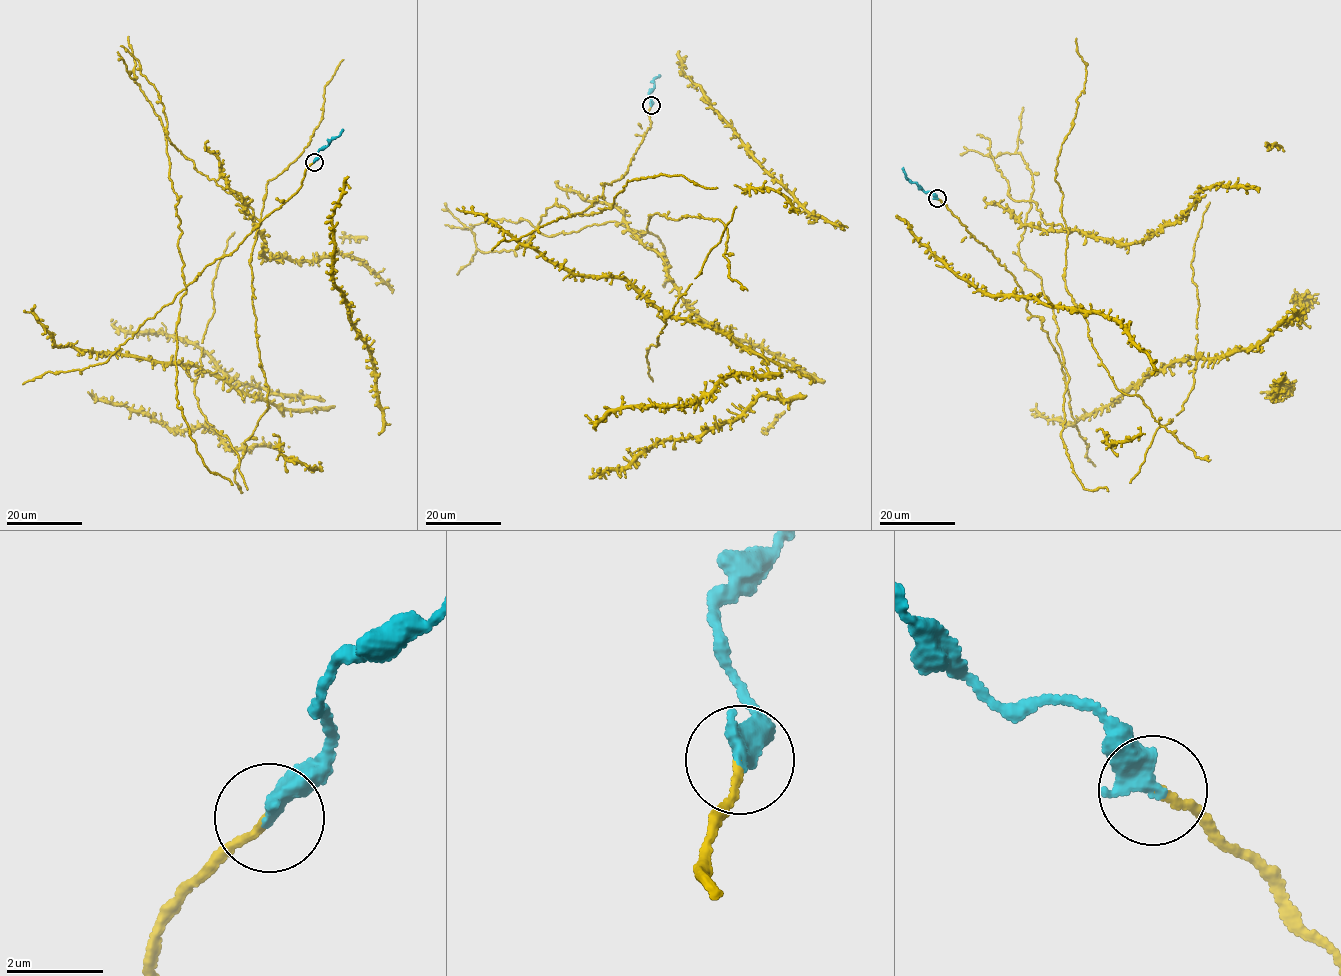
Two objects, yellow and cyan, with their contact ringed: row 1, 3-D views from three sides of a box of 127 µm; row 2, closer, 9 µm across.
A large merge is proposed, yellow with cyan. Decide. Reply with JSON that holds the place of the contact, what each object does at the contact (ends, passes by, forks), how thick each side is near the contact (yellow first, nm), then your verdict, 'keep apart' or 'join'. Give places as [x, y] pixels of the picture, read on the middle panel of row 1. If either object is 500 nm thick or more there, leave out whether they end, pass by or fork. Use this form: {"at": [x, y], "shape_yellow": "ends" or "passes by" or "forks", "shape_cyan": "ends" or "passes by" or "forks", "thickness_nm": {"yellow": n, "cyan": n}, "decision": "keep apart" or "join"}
{"at": [651, 105], "shape_yellow": "ends", "shape_cyan": "ends", "thickness_nm": {"yellow": 150, "cyan": 480}, "decision": "join"}

